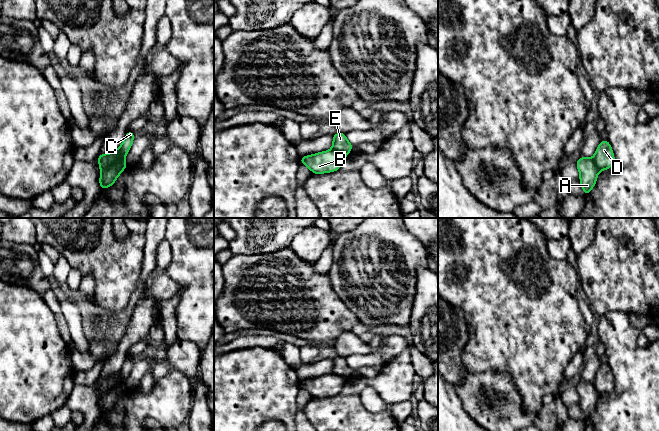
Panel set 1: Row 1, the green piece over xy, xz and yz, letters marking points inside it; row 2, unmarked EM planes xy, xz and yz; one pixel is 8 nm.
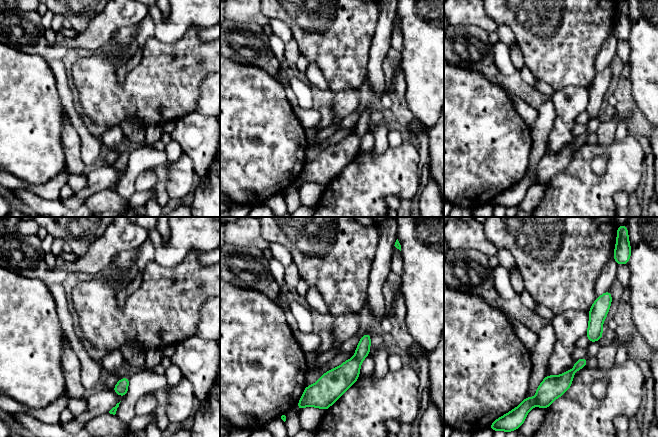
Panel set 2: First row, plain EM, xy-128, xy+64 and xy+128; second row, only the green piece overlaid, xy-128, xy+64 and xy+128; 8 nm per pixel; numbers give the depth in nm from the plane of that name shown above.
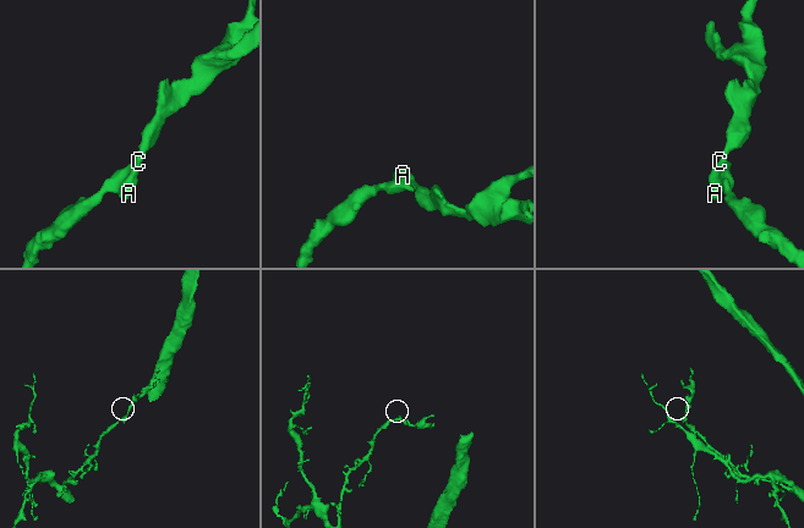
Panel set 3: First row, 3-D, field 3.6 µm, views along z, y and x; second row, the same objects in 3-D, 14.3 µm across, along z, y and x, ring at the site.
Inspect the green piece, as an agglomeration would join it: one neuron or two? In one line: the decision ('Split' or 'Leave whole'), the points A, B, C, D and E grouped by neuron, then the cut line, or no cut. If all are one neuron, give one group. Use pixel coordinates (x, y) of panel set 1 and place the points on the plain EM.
Split. Groups: A C E / B D. Split along xy (120, 371), (120, 382), (101, 397)

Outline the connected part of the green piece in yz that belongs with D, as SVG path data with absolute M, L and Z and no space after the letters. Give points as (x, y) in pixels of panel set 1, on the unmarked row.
M608 363L602 364L594 379L595 389L599 395L611 392L614 389L615 381Z

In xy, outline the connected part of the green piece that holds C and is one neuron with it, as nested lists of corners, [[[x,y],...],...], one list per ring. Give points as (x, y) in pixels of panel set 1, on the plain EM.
[[[131,354],[127,355],[127,358],[120,370],[120,375],[122,377],[120,383],[116,388],[101,397],[99,407],[102,414],[111,411],[121,396],[128,391],[127,387],[125,386],[125,380],[132,370],[134,360],[135,357],[133,357]]]

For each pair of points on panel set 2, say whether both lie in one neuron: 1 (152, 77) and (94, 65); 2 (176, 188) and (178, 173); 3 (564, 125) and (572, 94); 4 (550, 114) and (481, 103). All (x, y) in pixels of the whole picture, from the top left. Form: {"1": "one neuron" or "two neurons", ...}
{"1": "one neuron", "2": "one neuron", "3": "one neuron", "4": "two neurons"}

